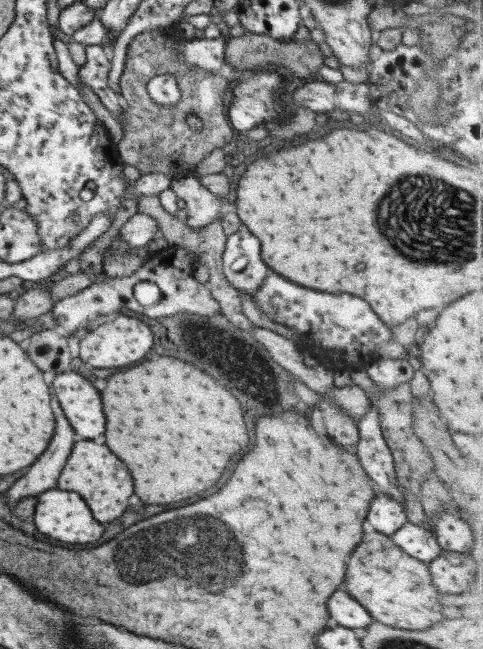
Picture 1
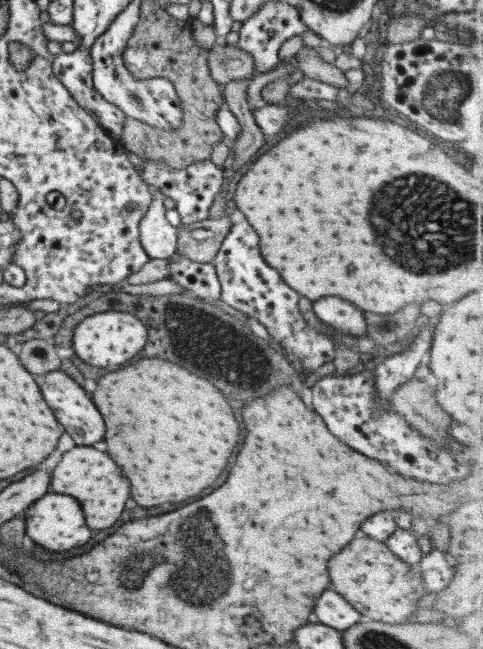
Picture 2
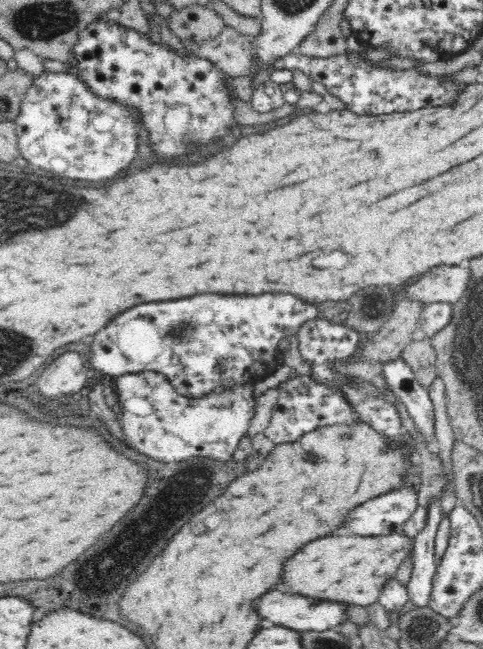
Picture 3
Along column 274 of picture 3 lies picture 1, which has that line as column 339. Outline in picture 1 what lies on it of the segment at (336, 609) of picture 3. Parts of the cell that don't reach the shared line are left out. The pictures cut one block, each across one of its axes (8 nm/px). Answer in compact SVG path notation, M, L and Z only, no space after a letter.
M341 590L329 596L327 612L343 628L365 628L367 624L371 624L371 618L367 616L367 612Z

